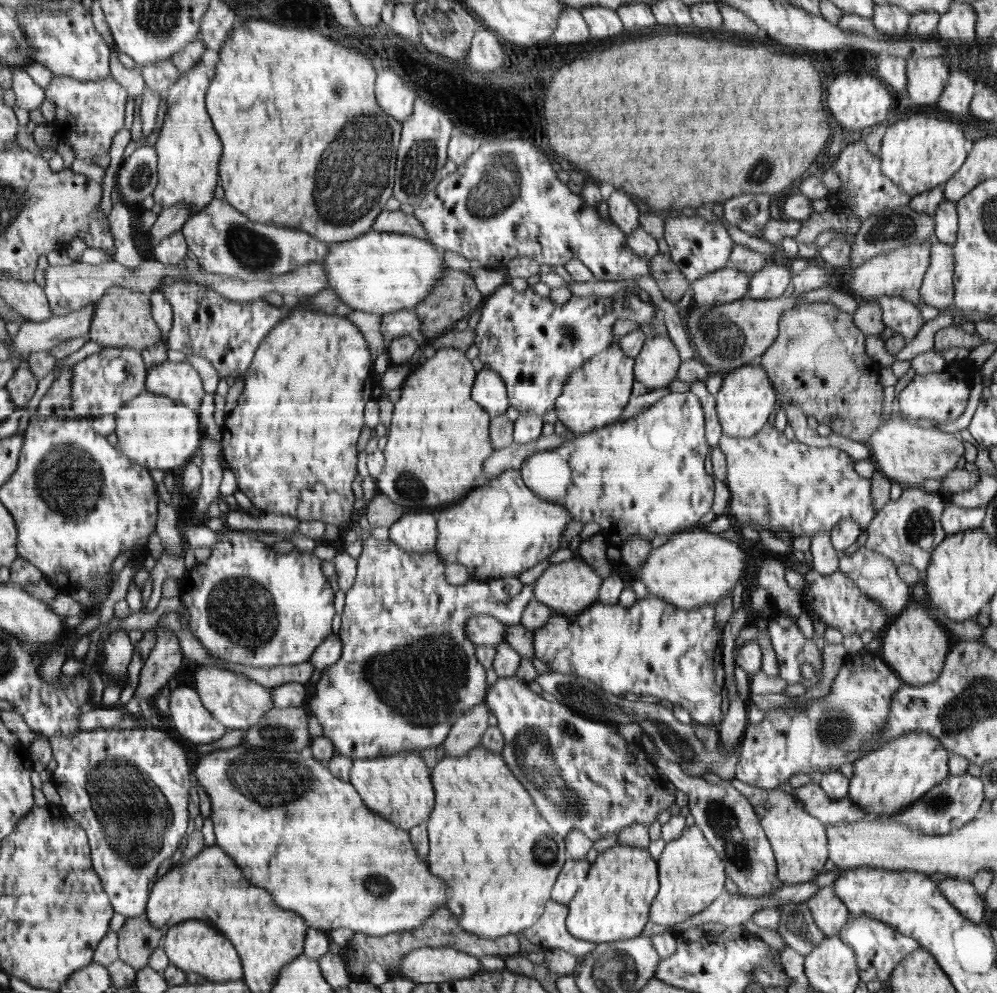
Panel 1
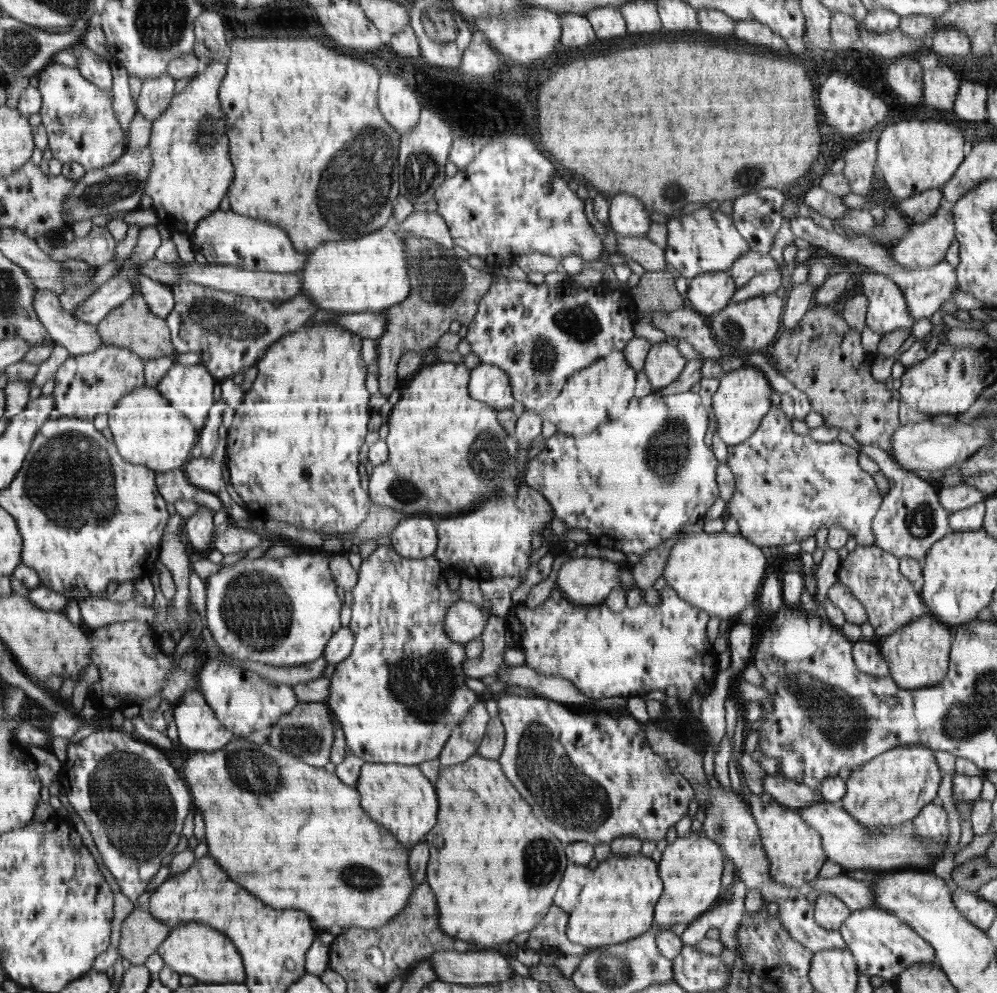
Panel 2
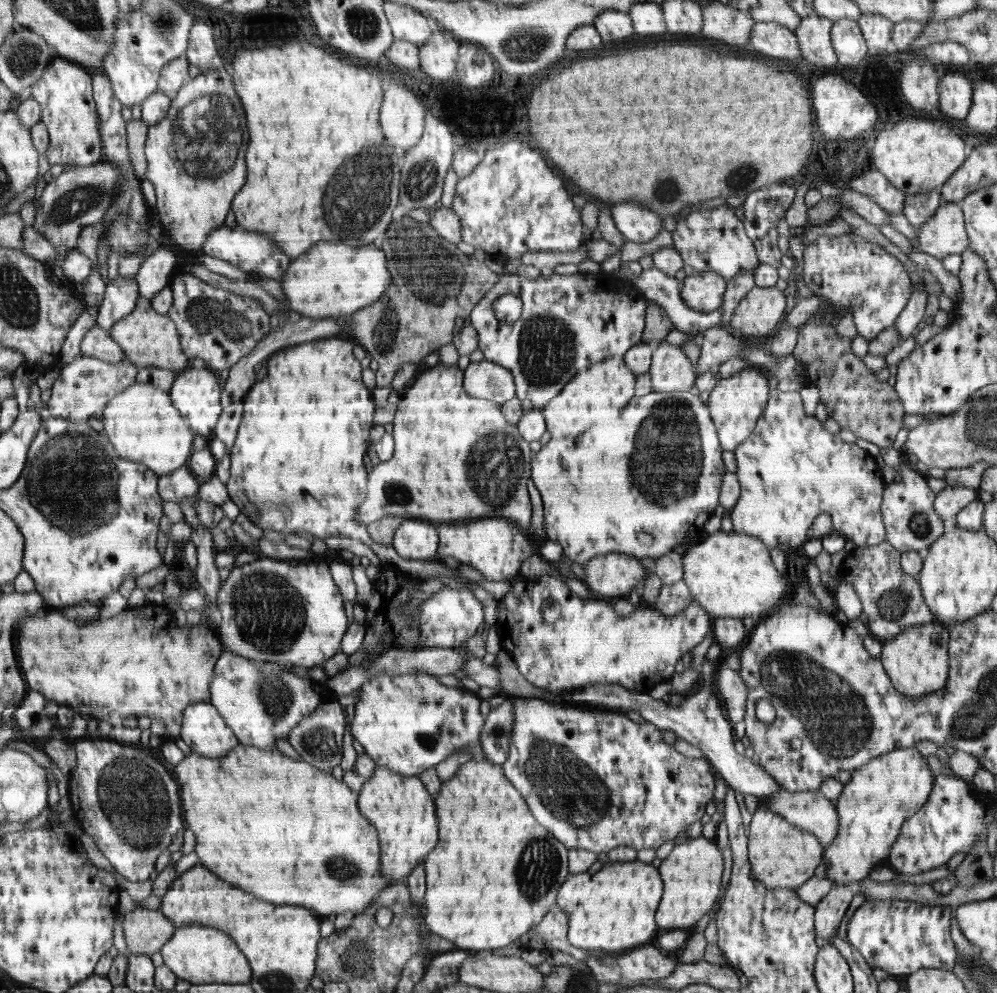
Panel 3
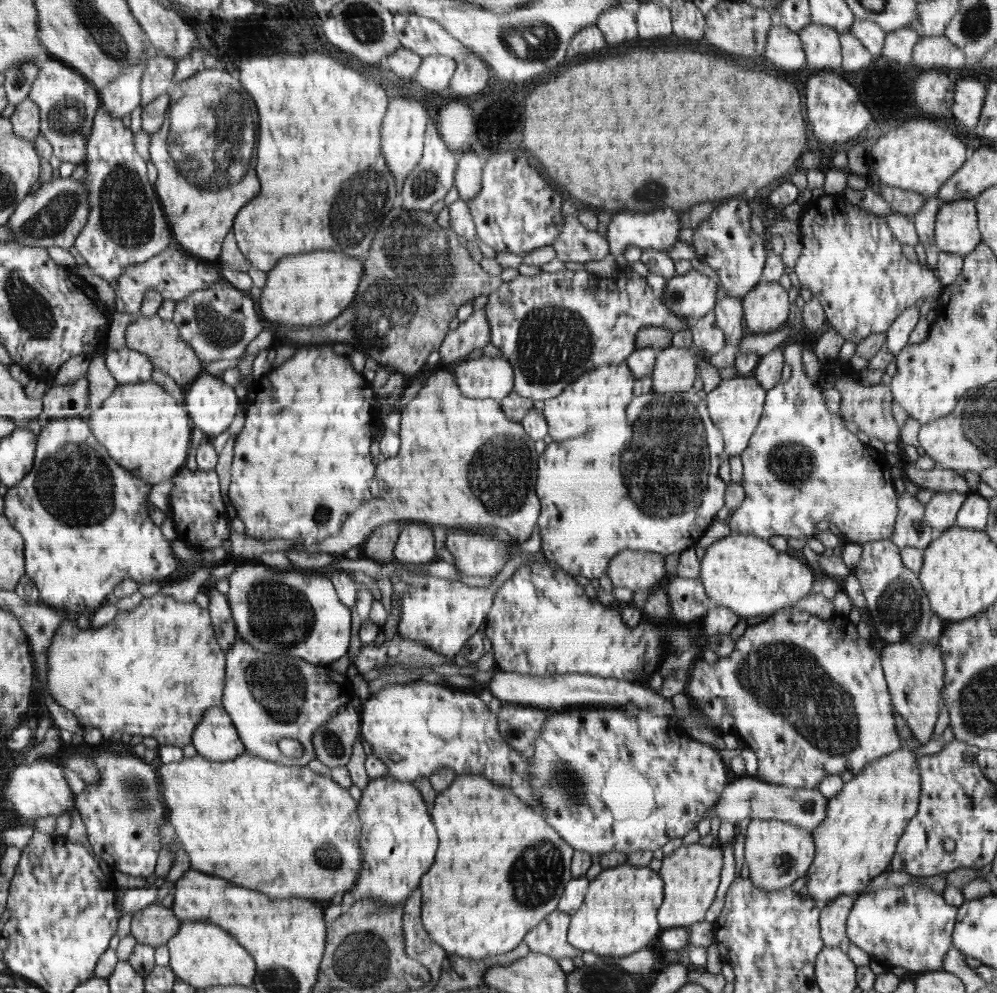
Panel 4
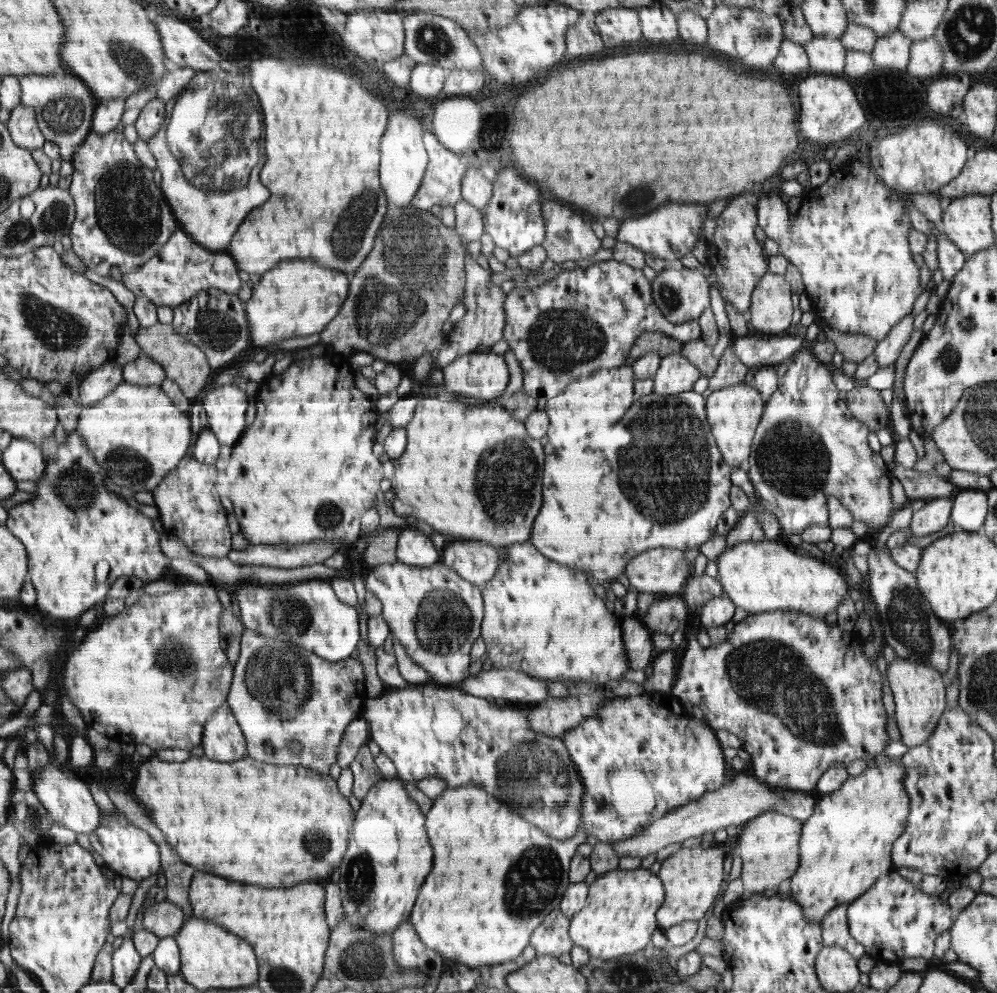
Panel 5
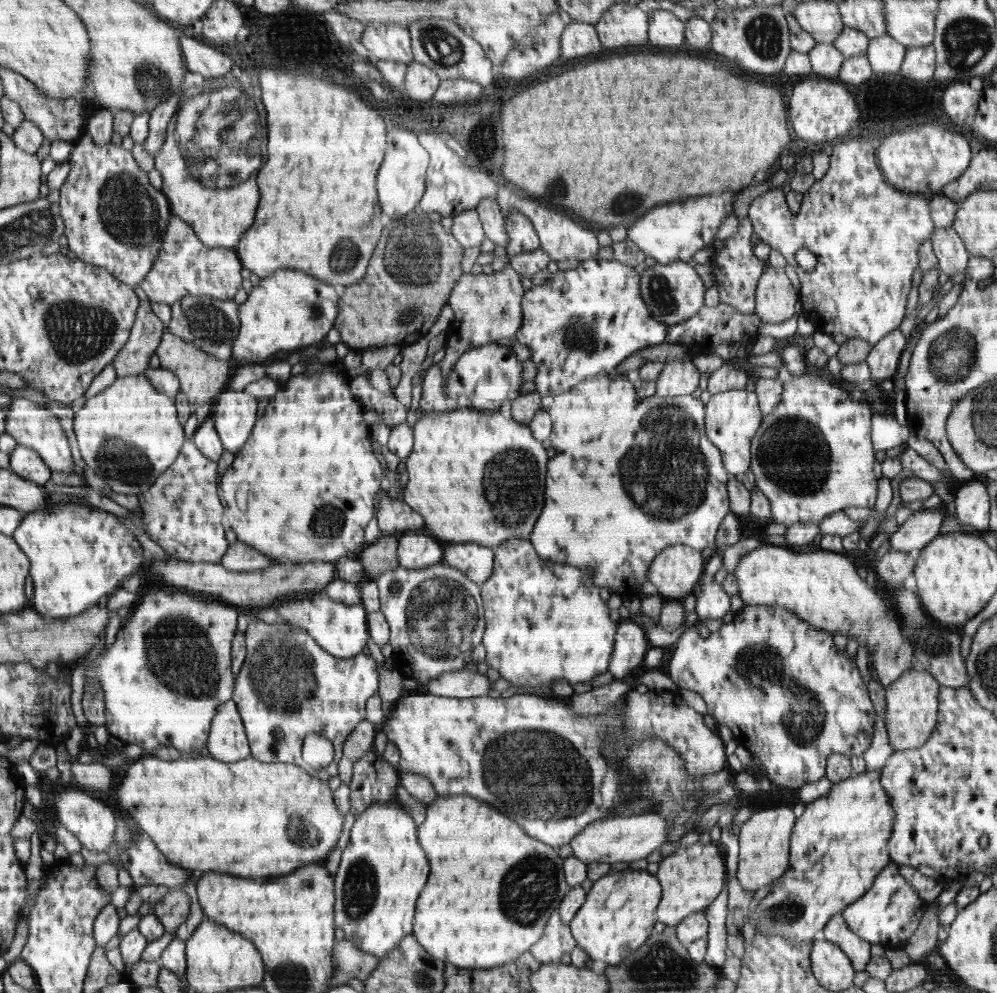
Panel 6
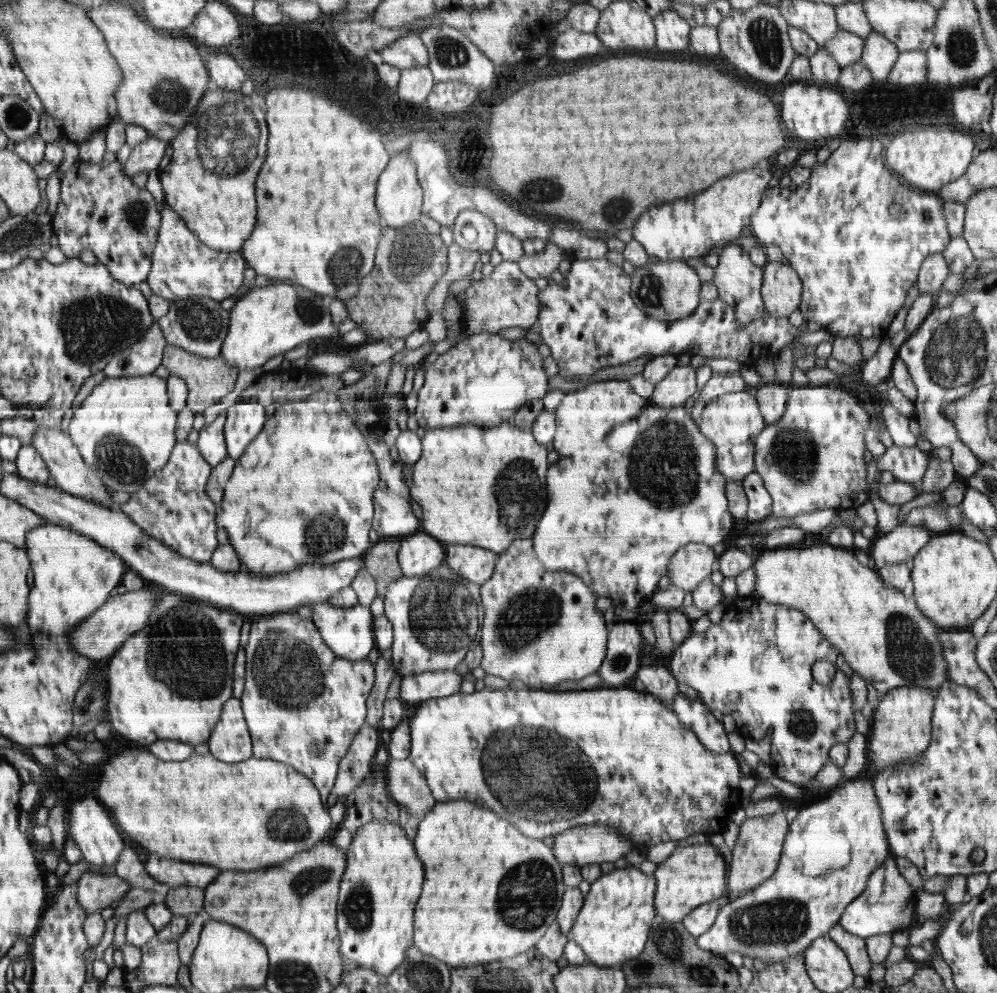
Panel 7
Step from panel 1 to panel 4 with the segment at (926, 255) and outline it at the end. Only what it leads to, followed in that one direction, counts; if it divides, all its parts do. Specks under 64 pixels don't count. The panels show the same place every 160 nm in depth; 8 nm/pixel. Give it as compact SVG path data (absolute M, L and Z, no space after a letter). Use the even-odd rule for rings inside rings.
M958 200L939 208L933 238L942 252L965 257L981 243L976 200Z

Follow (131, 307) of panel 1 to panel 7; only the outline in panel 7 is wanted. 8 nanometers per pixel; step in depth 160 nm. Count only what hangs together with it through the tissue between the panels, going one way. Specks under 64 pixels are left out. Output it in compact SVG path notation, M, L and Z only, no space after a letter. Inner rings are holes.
M166 345L164 347L163 365L170 374L179 376L187 384L186 406L195 414L202 414L208 406L220 402L228 392L232 392L234 384L236 384L236 374L238 374L236 367L229 365L221 356L206 358L186 352L176 345Z

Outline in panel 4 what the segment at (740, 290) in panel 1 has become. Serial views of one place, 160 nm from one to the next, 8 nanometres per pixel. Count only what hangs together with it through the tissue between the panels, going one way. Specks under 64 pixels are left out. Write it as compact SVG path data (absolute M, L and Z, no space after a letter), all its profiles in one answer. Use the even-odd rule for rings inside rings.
M695 269L684 275L676 274L667 279L662 304L673 315L695 322L715 308L716 282L716 278Z

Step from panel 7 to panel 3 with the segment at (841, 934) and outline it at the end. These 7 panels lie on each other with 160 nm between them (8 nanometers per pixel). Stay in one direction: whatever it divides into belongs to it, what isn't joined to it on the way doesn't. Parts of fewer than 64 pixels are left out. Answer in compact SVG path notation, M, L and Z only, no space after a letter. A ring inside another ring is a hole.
M858 883L833 886L815 906L815 933L821 943L827 944L837 934L842 917L858 890Z

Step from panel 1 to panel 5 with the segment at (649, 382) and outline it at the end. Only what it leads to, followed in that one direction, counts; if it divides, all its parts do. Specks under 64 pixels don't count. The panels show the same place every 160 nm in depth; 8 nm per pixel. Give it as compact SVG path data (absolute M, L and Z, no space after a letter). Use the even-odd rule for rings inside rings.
M680 352L666 355L661 358L653 378L654 393L675 395L688 392L700 377L700 370Z

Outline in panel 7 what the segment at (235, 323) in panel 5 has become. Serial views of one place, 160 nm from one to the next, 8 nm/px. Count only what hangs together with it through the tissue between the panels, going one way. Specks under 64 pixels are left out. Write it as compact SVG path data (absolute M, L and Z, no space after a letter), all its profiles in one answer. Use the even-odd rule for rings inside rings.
M191 297L173 301L169 306L168 314L158 320L167 345L176 345L186 352L206 358L221 356L222 344L225 343L229 333L230 317L229 311L222 308L219 301L206 297Z

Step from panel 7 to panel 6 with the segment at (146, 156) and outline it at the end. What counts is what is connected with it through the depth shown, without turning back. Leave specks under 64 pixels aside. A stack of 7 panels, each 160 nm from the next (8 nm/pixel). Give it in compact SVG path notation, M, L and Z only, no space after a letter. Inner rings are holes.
M170 96L165 103L161 103L160 107L150 113L149 136L142 146L153 156L166 140L167 125L178 111L179 101L179 96Z

